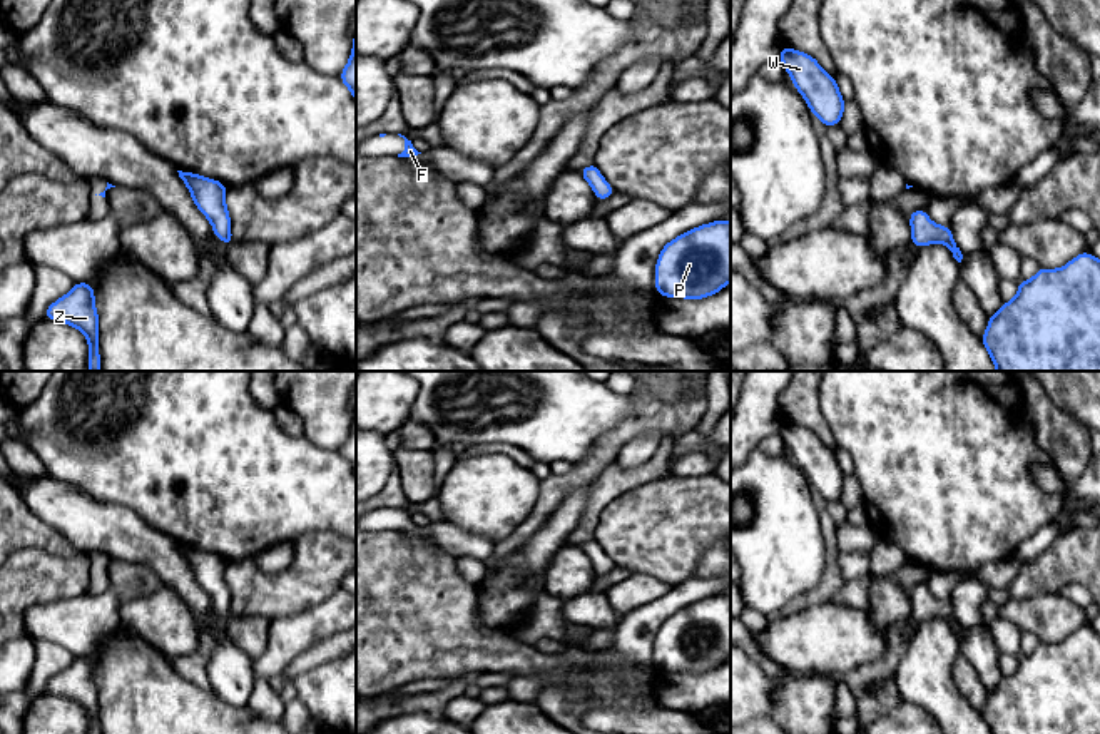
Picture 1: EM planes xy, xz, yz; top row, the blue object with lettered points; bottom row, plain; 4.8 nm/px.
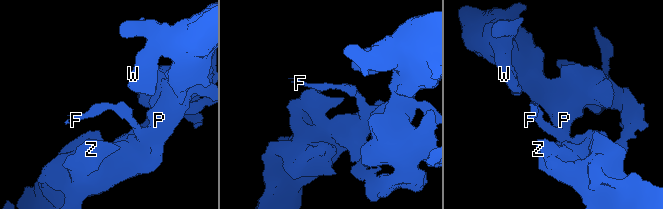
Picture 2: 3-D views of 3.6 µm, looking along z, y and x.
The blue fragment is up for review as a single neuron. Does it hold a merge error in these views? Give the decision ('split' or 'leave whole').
leave whole

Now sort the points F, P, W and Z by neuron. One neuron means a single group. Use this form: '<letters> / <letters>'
F P W Z

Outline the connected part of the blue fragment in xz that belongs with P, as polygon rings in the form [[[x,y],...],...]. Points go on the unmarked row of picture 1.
[[[714,595],[669,615],[655,639],[655,667],[702,674],[731,657],[731,597]]]

